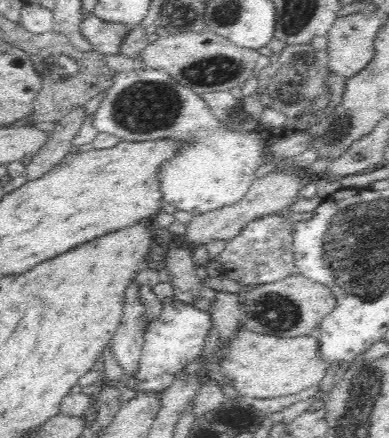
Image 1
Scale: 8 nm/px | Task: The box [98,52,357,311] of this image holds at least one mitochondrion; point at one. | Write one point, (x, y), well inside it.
(144, 107)

